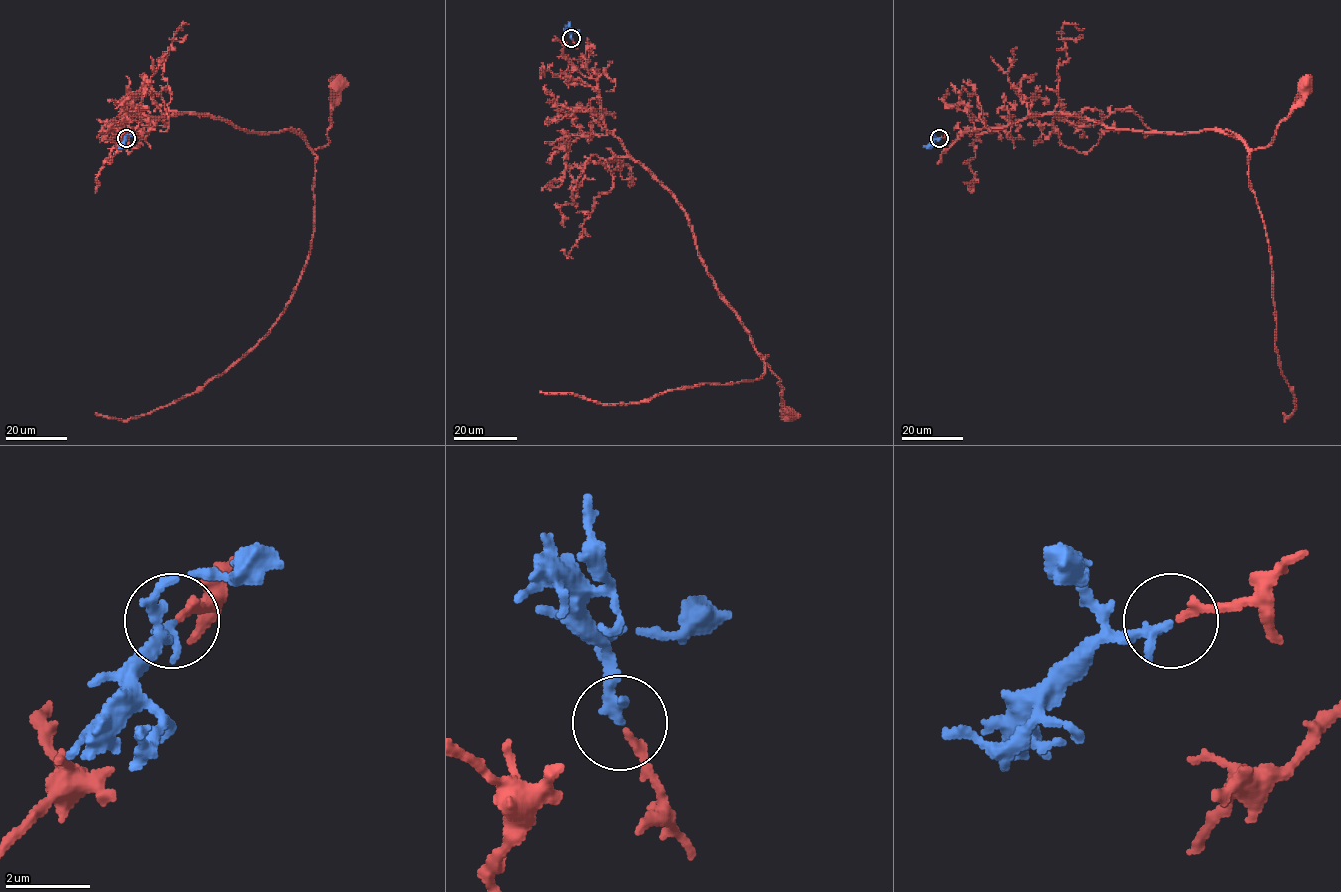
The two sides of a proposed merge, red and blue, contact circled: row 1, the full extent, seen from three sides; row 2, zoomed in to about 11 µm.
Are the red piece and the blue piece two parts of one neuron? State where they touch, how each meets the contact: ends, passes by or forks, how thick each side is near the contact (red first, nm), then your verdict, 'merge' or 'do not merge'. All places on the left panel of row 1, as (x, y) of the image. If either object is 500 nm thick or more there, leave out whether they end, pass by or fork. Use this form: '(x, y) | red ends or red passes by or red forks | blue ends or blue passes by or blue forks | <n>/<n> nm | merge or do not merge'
(126, 138) | red ends | blue ends | 190/280 nm | merge

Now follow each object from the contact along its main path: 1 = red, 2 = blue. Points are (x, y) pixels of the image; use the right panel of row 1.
1: (940, 138), (955, 128), (978, 131), (1058, 113), (1115, 129), (1218, 130), (1257, 150), (1270, 143), (1306, 83)
2: (940, 138), (927, 147), (923, 146)

